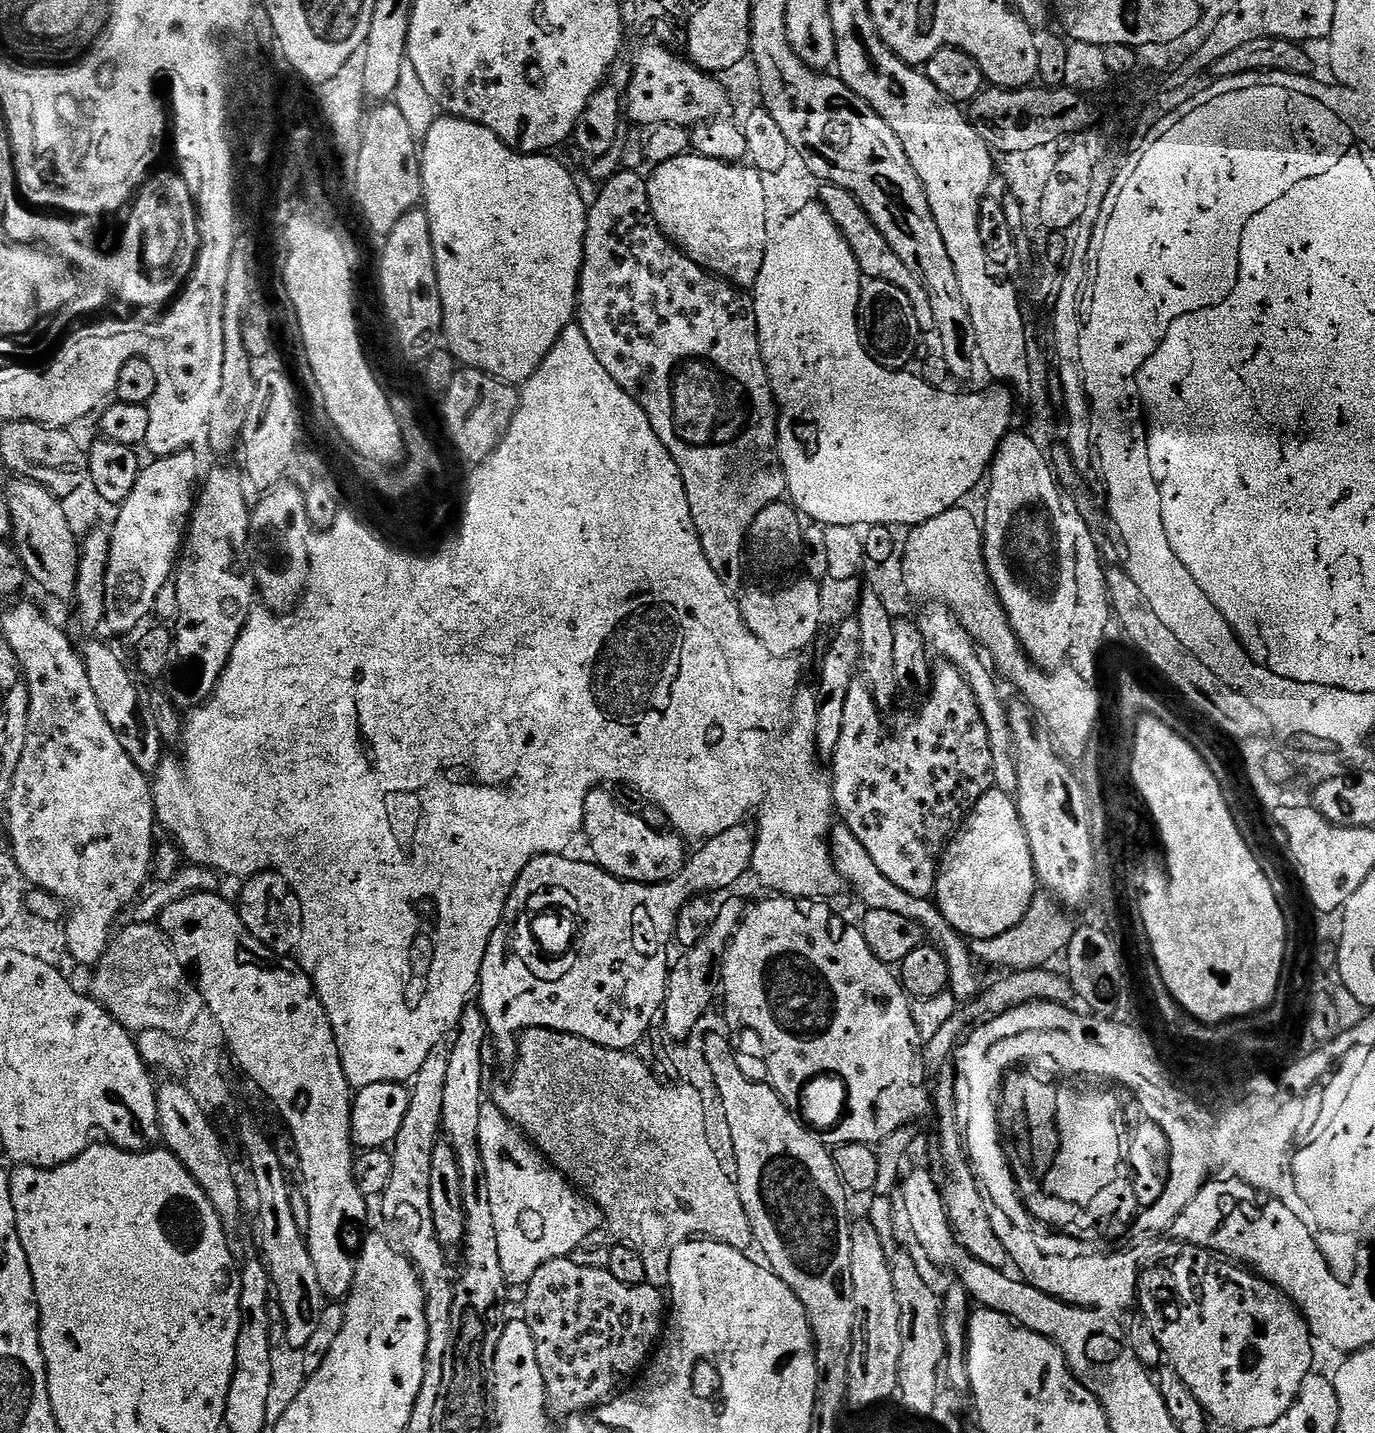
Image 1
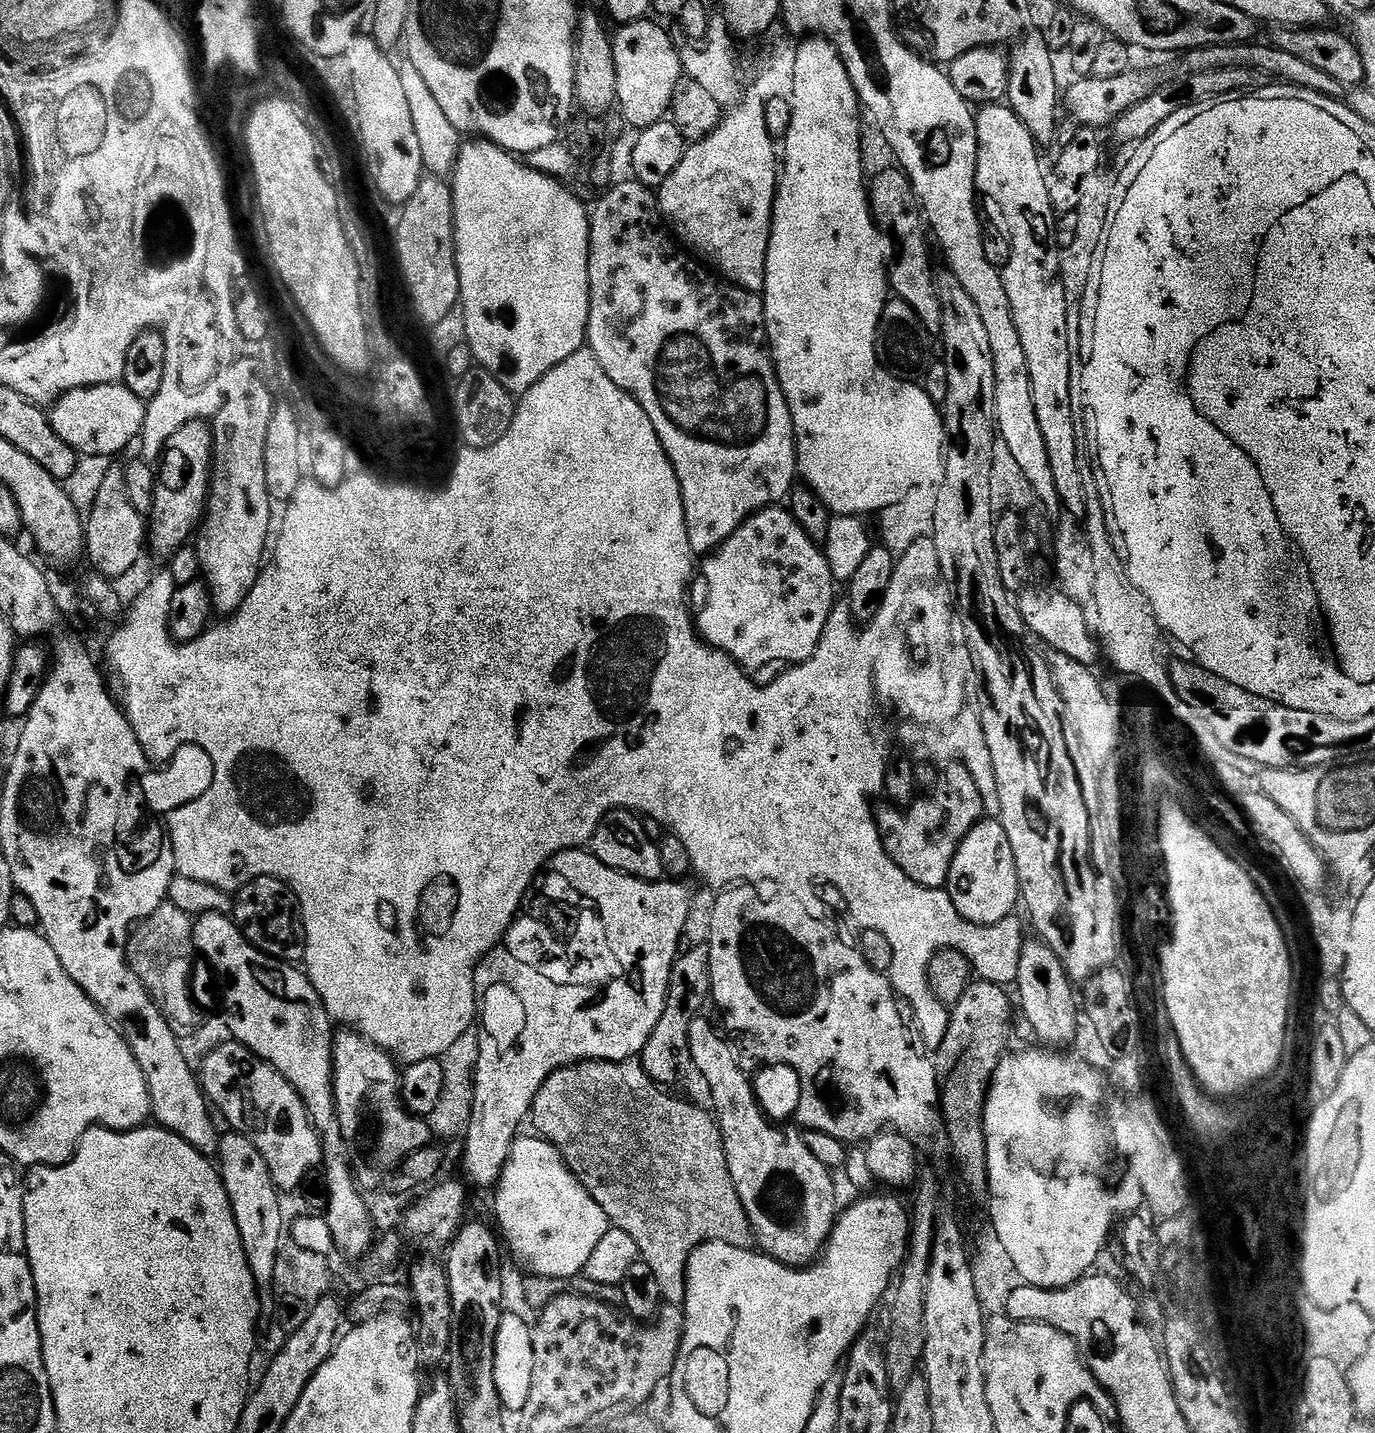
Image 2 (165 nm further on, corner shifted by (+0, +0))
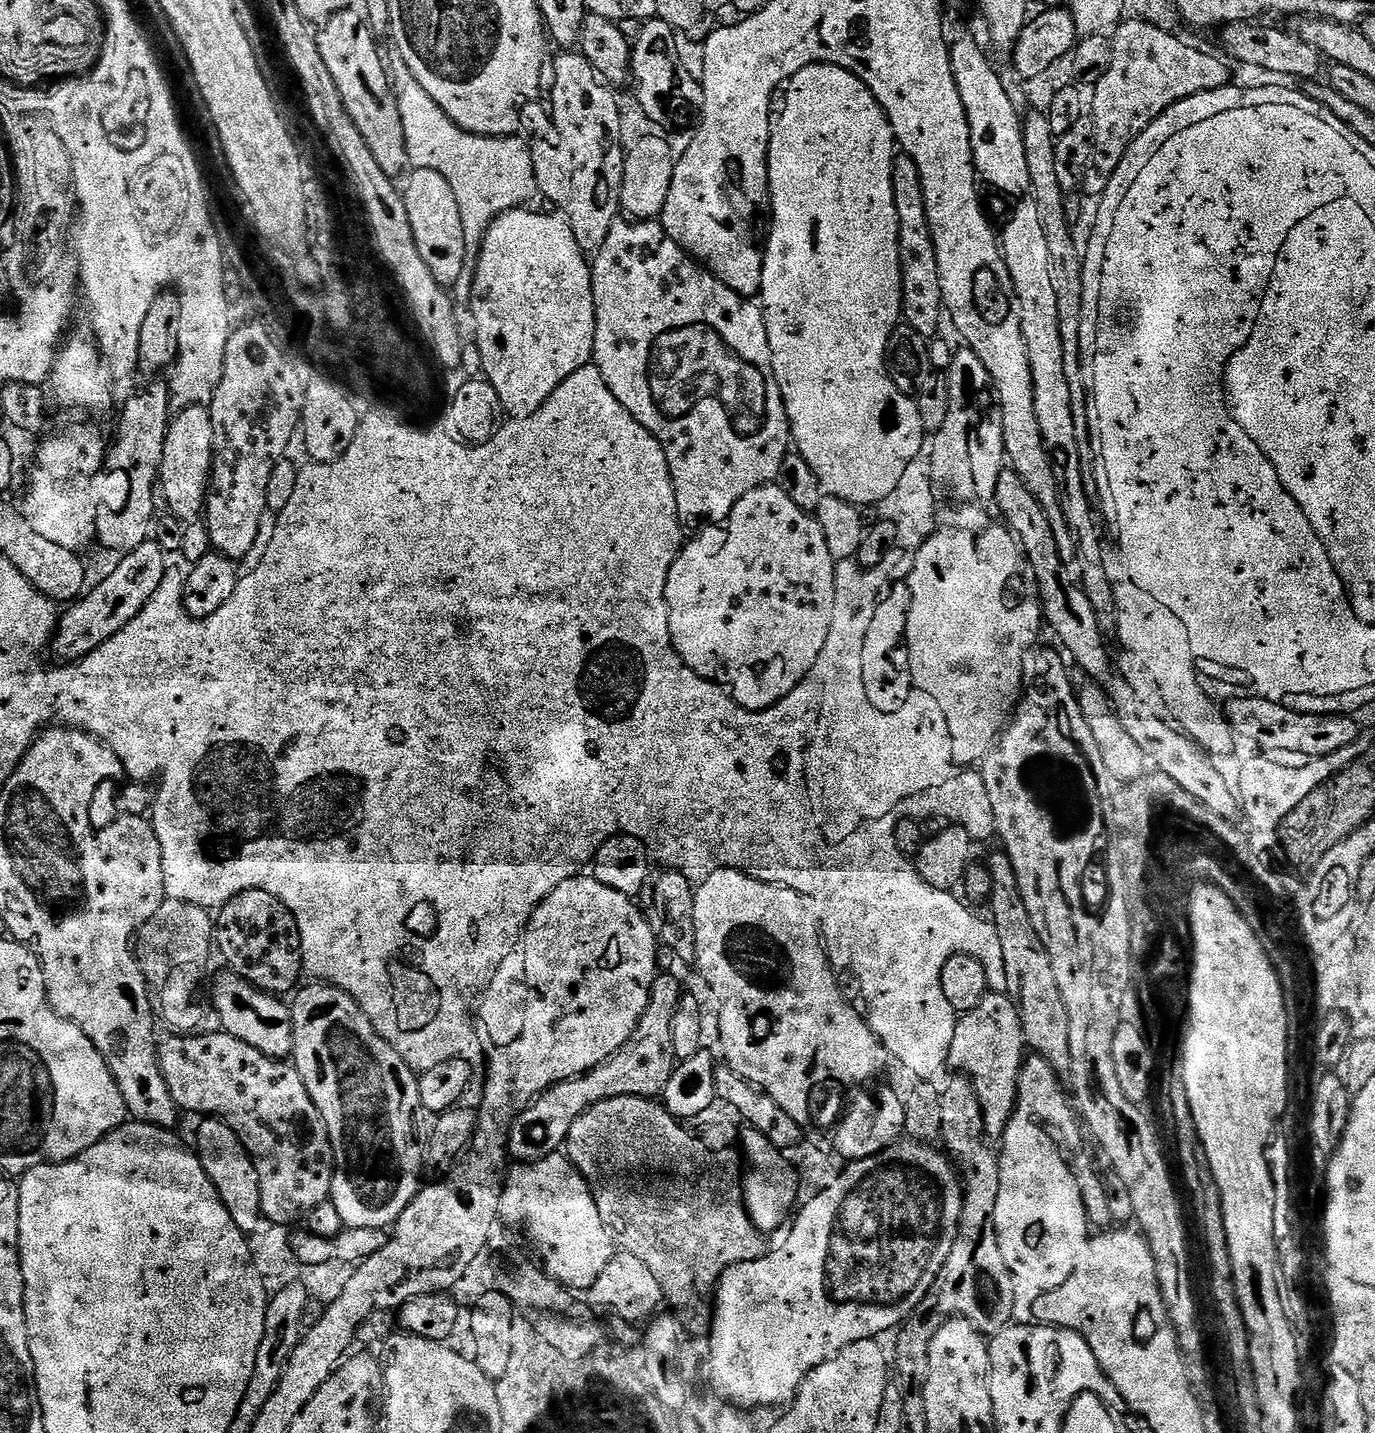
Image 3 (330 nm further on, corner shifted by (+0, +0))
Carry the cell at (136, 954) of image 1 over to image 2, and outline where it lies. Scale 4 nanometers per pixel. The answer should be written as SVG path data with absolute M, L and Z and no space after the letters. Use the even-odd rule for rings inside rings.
M170 902L162 903L154 914L139 921L128 937L128 965L142 982L158 1010L166 1018L173 1032L191 1033L199 1027L202 1015L188 993L188 979L192 976L192 925L193 917Z

